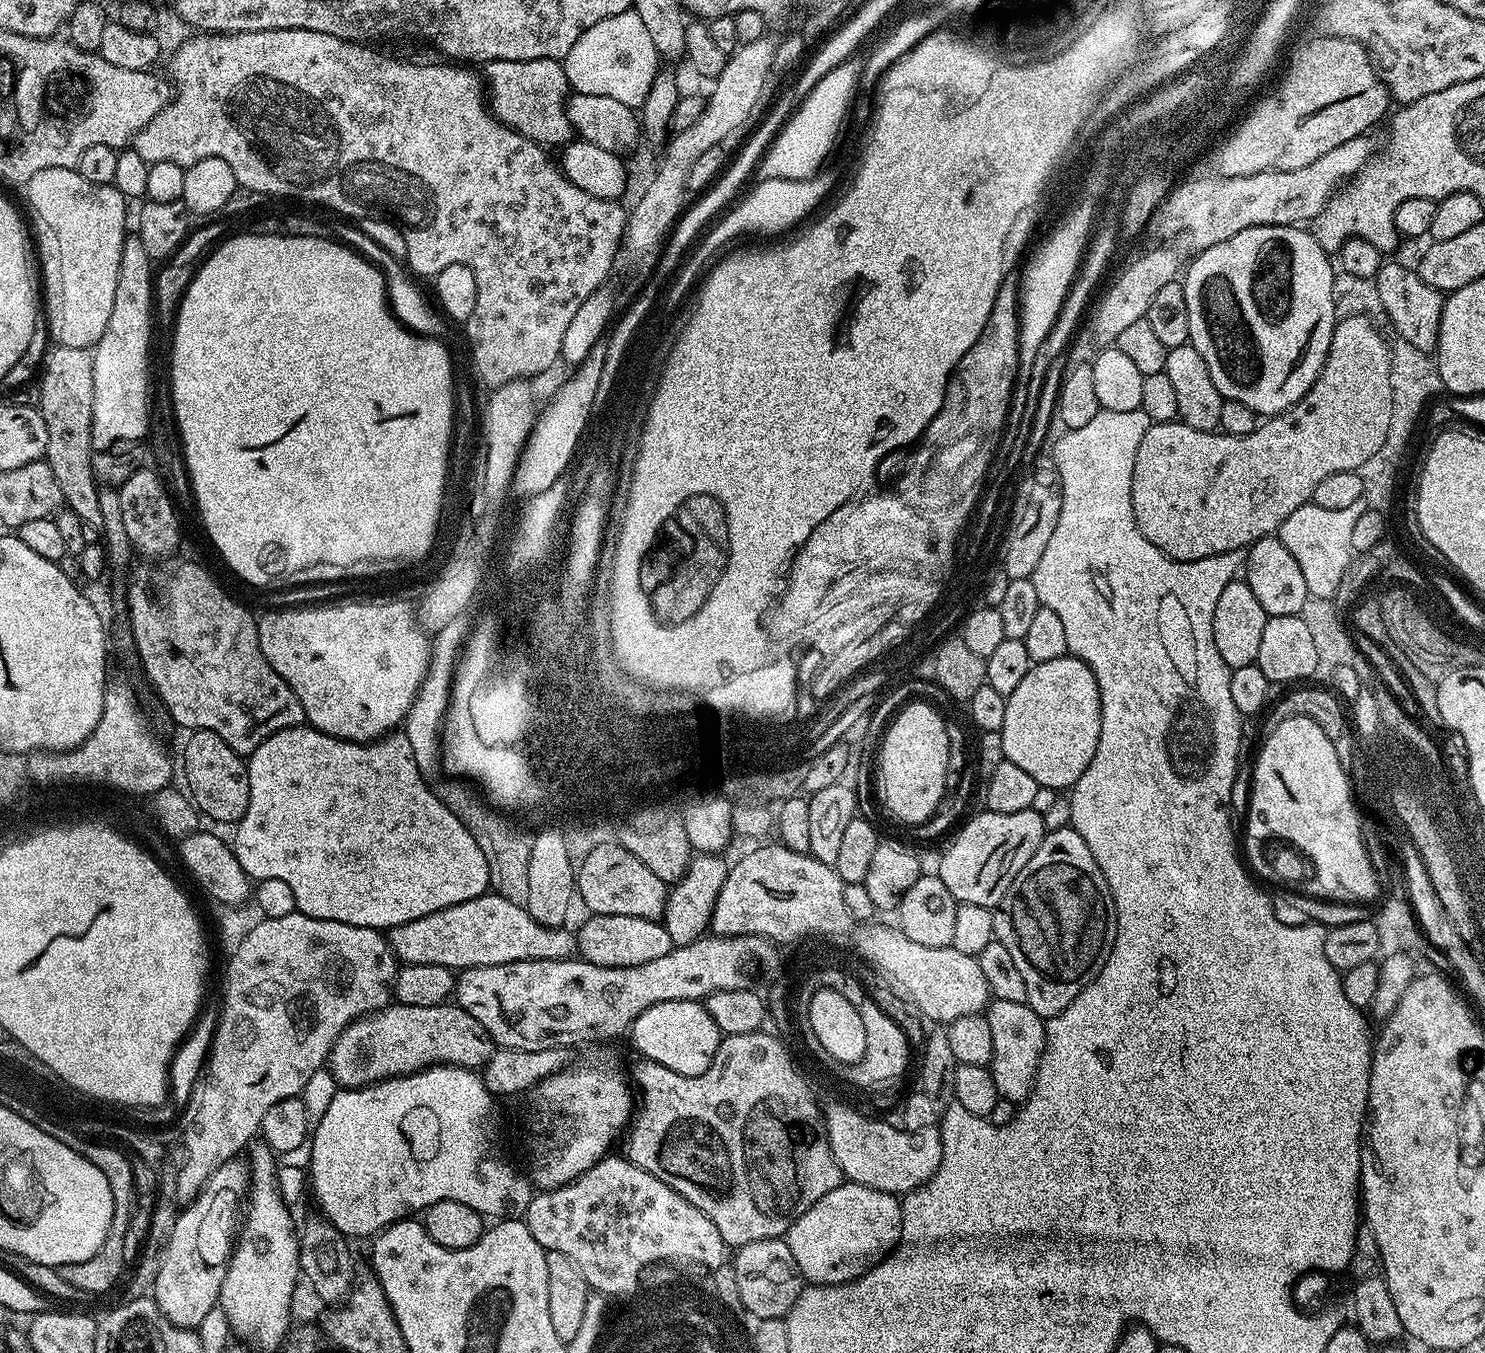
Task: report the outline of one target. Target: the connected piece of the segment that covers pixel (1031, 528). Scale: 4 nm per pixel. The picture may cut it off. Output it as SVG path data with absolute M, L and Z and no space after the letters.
M1041 454L1031 461L1028 473L1021 478L1020 484L1015 485L1015 496L1012 502L1011 515L1007 517L1007 532L1003 536L1002 543L1002 555L1004 554L1004 564L1002 564L1002 571L1008 575L1009 580L1030 580L1034 574L1034 570L1038 570L1038 562L1042 559L1042 553L1046 550L1046 545L1049 544L1050 538L1054 534L1054 526L1058 526L1058 514L1062 514L1062 482L1060 481L1060 475L1058 474L1058 466L1056 465L1056 459L1051 454Z

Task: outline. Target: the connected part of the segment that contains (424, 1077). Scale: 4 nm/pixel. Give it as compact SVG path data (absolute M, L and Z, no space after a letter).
M434 1064L418 1072L412 1072L409 1076L393 1076L391 1080L381 1080L378 1084L368 1084L364 1088L346 1088L336 1091L332 1103L320 1120L315 1121L310 1132L312 1161L307 1166L306 1175L312 1179L312 1196L320 1207L319 1215L336 1225L341 1234L347 1238L368 1235L371 1237L375 1233L384 1231L390 1224L397 1224L399 1220L423 1213L424 1209L439 1200L466 1202L466 1206L478 1210L481 1216L491 1218L493 1221L523 1217L532 1201L534 1185L523 1171L515 1172L514 1169L504 1165L504 1160L496 1149L496 1120L492 1117L492 1103L494 1097L484 1084L483 1075L479 1071L452 1064Z

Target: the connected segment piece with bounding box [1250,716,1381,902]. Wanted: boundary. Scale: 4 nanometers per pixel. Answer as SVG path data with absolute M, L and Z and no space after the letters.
M1305 716L1286 718L1277 728L1271 729L1267 734L1269 735L1268 741L1265 744L1263 741L1258 748L1260 757L1256 760L1256 773L1252 776L1250 799L1254 801L1256 808L1260 808L1260 812L1264 812L1264 816L1268 816L1268 824L1272 824L1272 828L1276 828L1276 832L1280 832L1280 836L1292 836L1292 840L1296 840L1296 844L1304 844L1304 848L1308 848L1308 852L1312 852L1312 856L1316 856L1316 864L1320 864L1320 880L1324 880L1324 884L1328 884L1328 888L1332 888L1332 892L1336 892L1336 901L1372 902L1372 899L1380 892L1381 877L1376 872L1375 866L1371 864L1365 833L1360 833L1360 816L1356 813L1355 802L1352 801L1354 788L1349 783L1347 774L1343 772L1345 761L1342 759L1341 753L1337 752L1334 742L1330 742L1330 738L1326 738L1322 726L1318 726L1318 722Z

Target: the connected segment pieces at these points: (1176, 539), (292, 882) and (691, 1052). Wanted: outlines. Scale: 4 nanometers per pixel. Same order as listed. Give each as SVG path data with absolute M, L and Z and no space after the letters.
M1368 314L1337 319L1328 357L1314 386L1310 386L1310 390L1294 407L1265 419L1248 436L1229 436L1227 432L1219 430L1203 432L1179 422L1149 426L1134 454L1134 478L1132 479L1134 518L1138 522L1138 530L1142 530L1144 537L1150 542L1154 542L1154 546L1158 546L1158 550L1162 550L1171 560L1201 560L1223 552L1239 552L1247 549L1248 545L1253 544L1255 540L1279 533L1282 522L1286 522L1286 518L1290 518L1290 514L1294 514L1294 510L1298 510L1298 506L1311 501L1314 486L1318 486L1318 482L1322 482L1322 478L1330 478L1330 474L1339 472L1355 472L1363 462L1367 461L1369 457L1373 457L1386 441L1386 432L1390 427L1392 408L1390 374L1393 366L1393 349L1390 347L1389 341L1384 341L1383 334L1376 329L1376 324L1371 319L1373 317Z
M311 726L287 728L278 730L278 734L270 734L270 738L266 738L266 742L259 744L247 757L246 763L250 778L250 802L246 806L246 814L235 825L233 832L236 833L230 836L232 852L249 880L259 882L266 878L278 878L286 882L294 893L297 912L310 918L346 922L350 926L389 930L406 922L414 922L414 918L426 918L426 914L434 914L446 906L478 898L489 891L488 860L482 848L470 830L466 830L466 826L462 826L462 822L458 822L458 818L454 818L454 814L450 814L450 810L446 810L444 803L433 794L429 781L418 770L418 762L414 762L410 738L406 738L403 730L393 730L378 740L369 740L367 744L356 744L353 740L339 740Z
M679 1000L678 1002L658 1002L632 1021L630 1037L632 1044L645 1060L653 1060L666 1070L674 1070L678 1074L697 1076L702 1074L714 1058L718 1050L722 1034L710 1018L710 1014L698 1000Z

